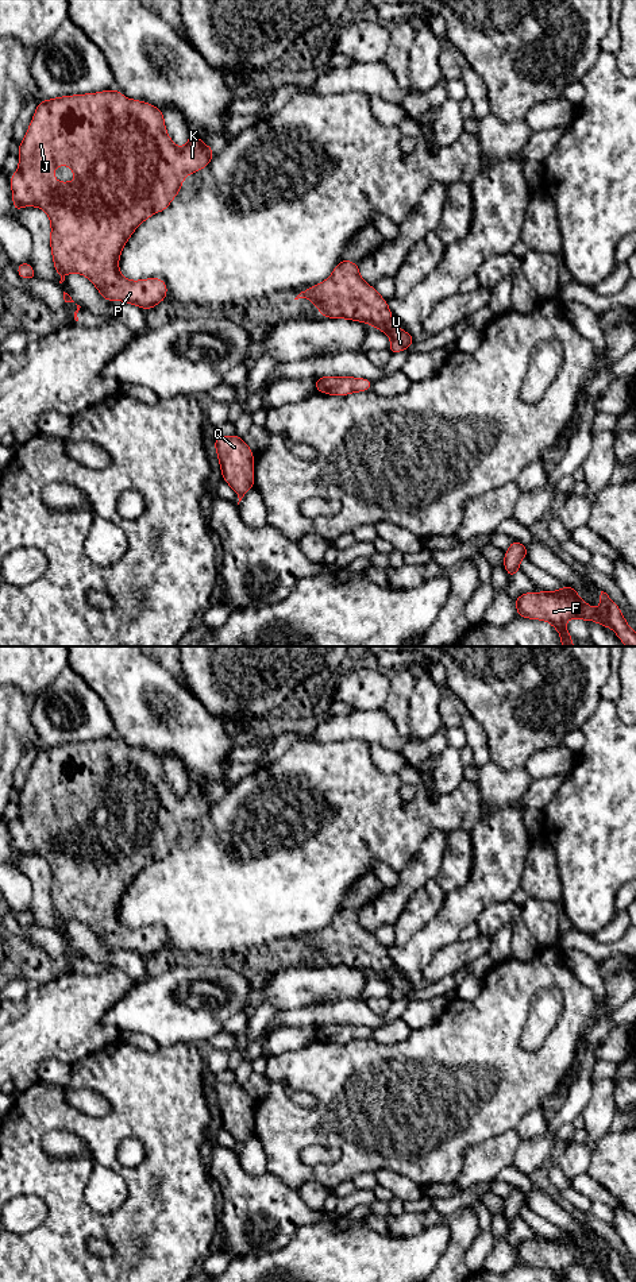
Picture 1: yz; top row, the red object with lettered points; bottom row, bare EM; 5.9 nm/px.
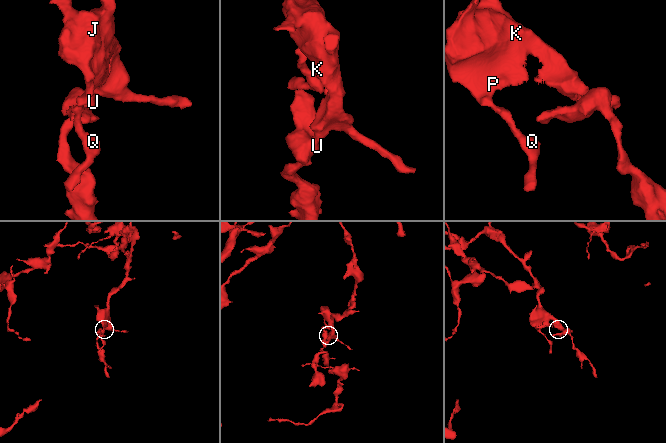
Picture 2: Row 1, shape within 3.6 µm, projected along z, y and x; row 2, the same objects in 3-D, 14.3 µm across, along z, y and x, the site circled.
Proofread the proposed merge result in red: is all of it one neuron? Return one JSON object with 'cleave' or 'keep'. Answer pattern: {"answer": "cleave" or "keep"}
{"answer": "keep"}

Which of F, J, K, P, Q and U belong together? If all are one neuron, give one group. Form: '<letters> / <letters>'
F J K P Q U

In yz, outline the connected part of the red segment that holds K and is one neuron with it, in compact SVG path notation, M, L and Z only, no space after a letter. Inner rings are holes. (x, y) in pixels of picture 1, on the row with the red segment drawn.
M108 89L105 92L99 93L63 96L51 100L45 100L36 104L34 119L28 126L24 139L19 143L19 170L12 173L11 175L14 200L12 212L18 212L24 205L30 205L38 206L49 215L51 224L50 247L54 259L54 269L57 274L61 277L59 283L65 281L65 275L68 273L78 273L81 275L88 277L93 282L93 285L97 287L99 293L104 300L120 300L123 302L134 304L151 312L151 309L157 304L165 301L167 294L166 282L161 278L149 278L142 281L128 281L123 278L119 273L120 252L130 236L134 233L135 228L140 225L144 220L147 220L153 213L163 212L170 205L171 200L180 193L184 178L188 174L203 170L212 161L213 152L215 150L211 146L205 146L201 142L201 139L193 134L189 135L186 146L182 150L180 150L166 132L163 111L149 103L130 100L116 89ZM61 165L68 165L73 170L74 175L77 177L76 182L54 181L54 167Z

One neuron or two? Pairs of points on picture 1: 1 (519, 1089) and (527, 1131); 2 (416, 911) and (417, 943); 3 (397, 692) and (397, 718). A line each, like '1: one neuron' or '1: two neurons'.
1: two neurons
2: two neurons
3: one neuron

